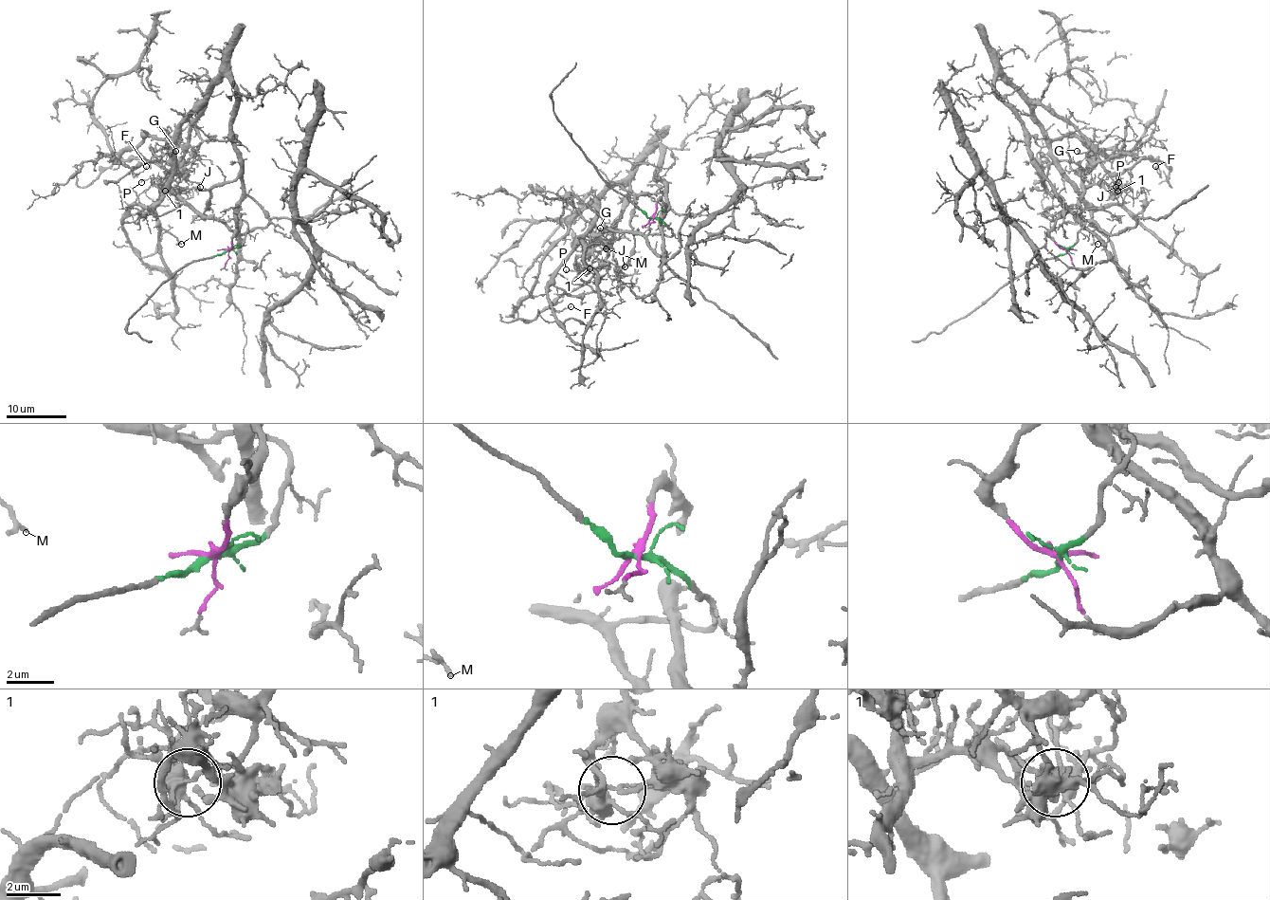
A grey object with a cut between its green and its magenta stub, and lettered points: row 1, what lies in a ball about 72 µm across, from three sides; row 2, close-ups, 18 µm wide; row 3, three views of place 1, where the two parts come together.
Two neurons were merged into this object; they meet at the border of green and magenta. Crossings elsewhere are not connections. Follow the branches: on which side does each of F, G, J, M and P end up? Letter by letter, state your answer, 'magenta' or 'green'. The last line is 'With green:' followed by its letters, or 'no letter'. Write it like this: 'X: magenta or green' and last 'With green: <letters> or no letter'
F: magenta
G: green
J: magenta
M: magenta
P: green
With green: G, P

